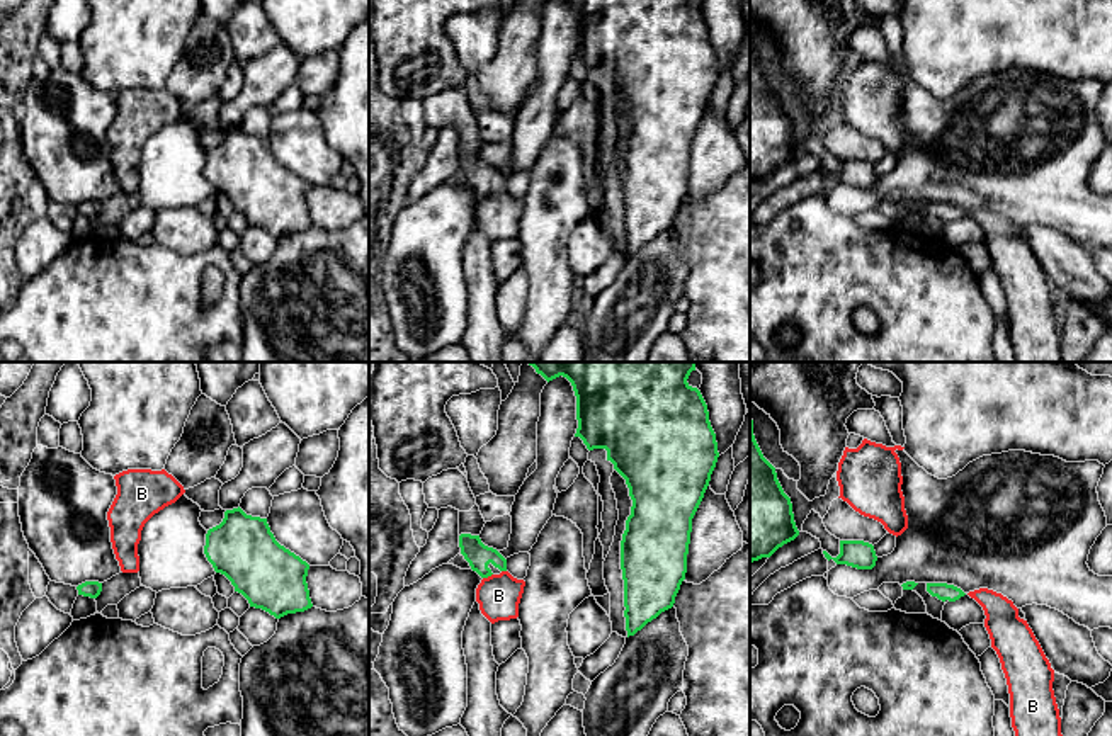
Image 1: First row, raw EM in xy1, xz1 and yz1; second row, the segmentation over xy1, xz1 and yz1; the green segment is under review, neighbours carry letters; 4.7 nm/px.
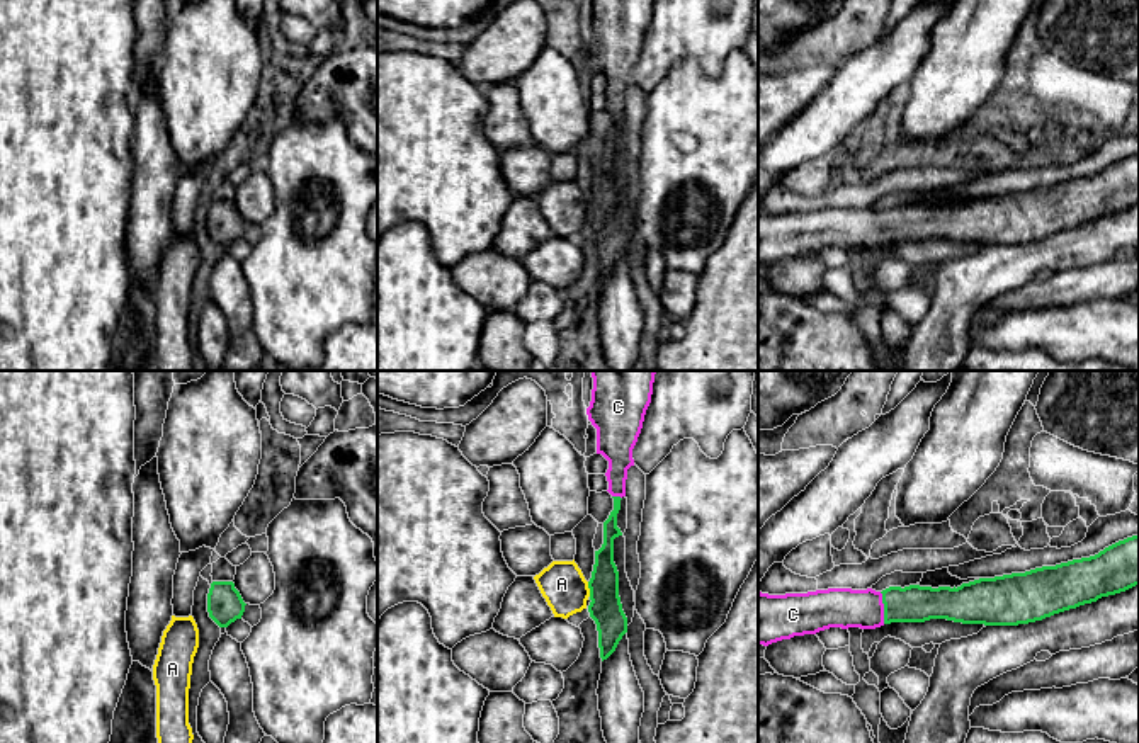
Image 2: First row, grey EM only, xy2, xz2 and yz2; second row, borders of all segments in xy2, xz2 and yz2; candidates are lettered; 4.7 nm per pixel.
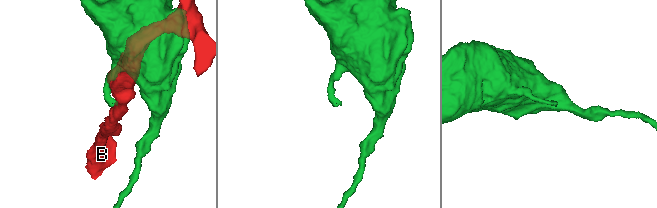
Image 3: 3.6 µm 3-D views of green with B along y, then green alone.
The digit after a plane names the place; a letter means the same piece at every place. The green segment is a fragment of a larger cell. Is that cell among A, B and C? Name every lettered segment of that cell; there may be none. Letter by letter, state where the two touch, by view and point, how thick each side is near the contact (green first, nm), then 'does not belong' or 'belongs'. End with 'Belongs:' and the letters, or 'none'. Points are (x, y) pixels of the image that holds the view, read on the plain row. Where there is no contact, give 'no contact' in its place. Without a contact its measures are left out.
A: xz2 (589, 206) | 160/220 nm | does not belong
B: xz1 (487, 196) | 120/200 nm | does not belong
C: yz2 (884, 226) | 180/190 nm | belongs
Belongs: C

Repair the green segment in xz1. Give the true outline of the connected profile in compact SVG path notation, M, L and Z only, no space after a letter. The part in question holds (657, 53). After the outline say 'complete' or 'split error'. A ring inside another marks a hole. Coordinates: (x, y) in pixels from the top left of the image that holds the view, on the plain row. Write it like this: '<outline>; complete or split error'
M570 0L576 15L580 56L588 70L605 68L607 80L626 99L633 119L631 134L621 160L624 199L624 236L627 257L675 223L687 192L692 138L709 105L719 71L709 41L707 24L697 7L687 0Z; complete

